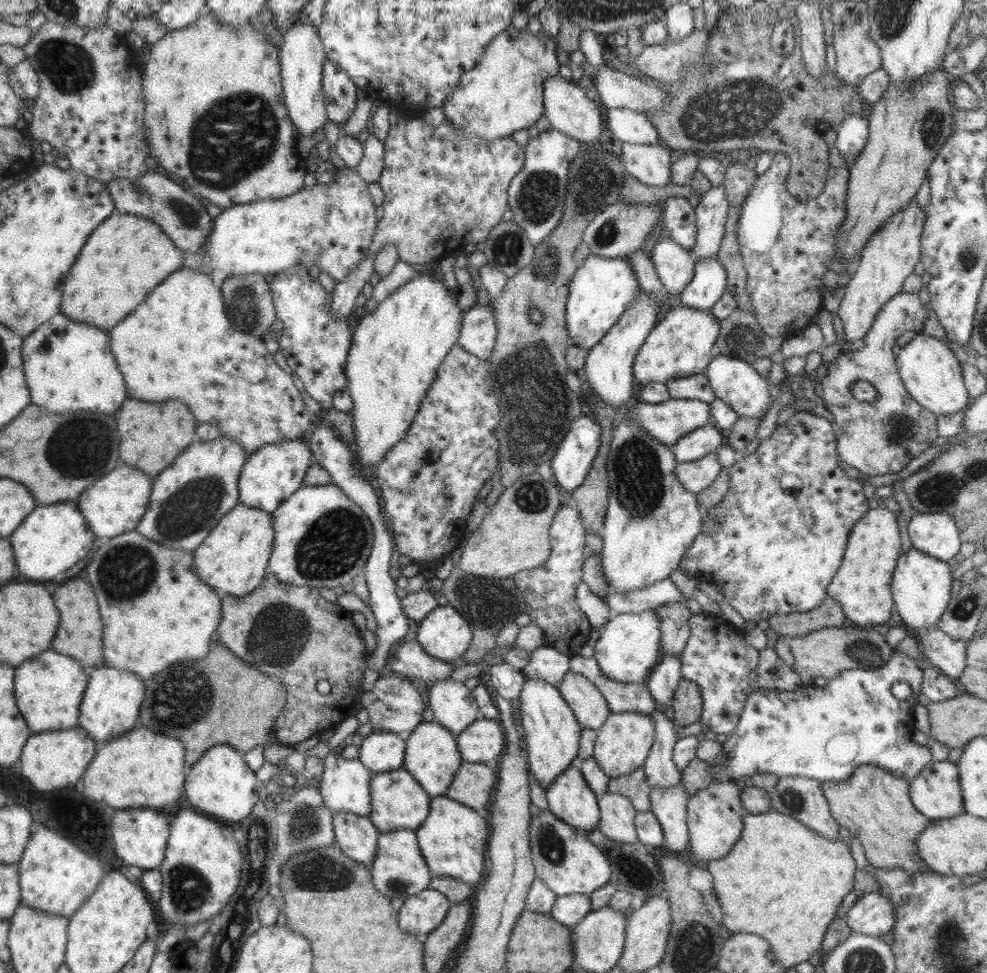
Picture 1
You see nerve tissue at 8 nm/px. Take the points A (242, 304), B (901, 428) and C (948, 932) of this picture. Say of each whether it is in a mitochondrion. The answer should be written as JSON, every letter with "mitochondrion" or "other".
{"A":"mitochondrion","B":"mitochondrion","C":"other"}

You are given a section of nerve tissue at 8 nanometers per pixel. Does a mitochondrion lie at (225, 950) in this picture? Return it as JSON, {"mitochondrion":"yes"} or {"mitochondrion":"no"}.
{"mitochondrion":"yes"}

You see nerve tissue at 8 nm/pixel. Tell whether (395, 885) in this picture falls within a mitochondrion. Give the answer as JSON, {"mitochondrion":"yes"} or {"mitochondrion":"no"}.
{"mitochondrion":"yes"}

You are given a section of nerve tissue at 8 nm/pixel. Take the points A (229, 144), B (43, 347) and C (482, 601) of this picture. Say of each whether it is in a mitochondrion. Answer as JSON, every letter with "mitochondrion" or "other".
{"A":"mitochondrion","B":"mitochondrion","C":"mitochondrion"}

